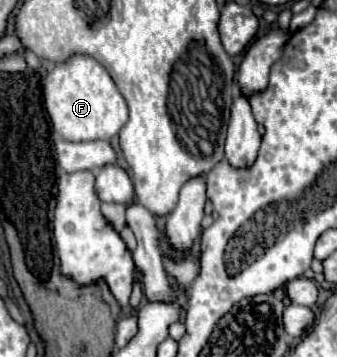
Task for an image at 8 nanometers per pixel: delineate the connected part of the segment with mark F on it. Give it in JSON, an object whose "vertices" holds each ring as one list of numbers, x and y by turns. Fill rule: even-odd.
{"vertices":[[72,54,62,64,56,64,54,70,47,73,42,80,43,104,50,122,50,140,61,138,70,142,82,140,110,140,120,132,120,128,128,122,128,106,118,92,114,80,106,72,106,68,86,54]]}

